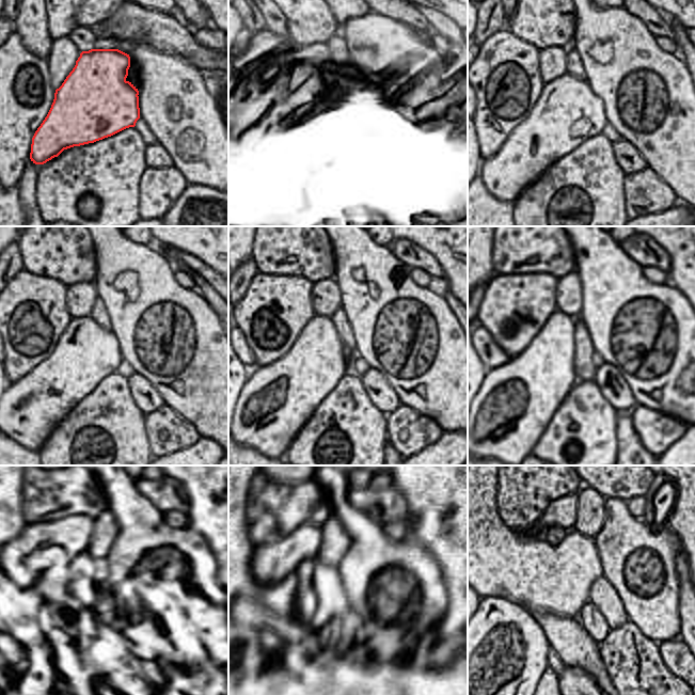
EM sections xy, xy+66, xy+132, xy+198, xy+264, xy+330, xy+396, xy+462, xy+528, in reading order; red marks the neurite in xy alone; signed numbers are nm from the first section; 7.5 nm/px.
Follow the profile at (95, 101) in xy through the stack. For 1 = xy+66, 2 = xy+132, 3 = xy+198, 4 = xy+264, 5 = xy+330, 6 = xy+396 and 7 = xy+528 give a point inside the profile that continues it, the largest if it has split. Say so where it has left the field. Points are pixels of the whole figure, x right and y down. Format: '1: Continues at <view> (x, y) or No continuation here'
1: Continues at xy+66 (310, 129)
2: Continues at xy+132 (548, 132)
3: Continues at xy+198 (67, 377)
4: Continues at xy+264 (303, 379)
5: Continues at xy+330 (538, 380)
6: Continues at xy+396 (36, 631)
7: Continues at xy+528 (489, 663)

